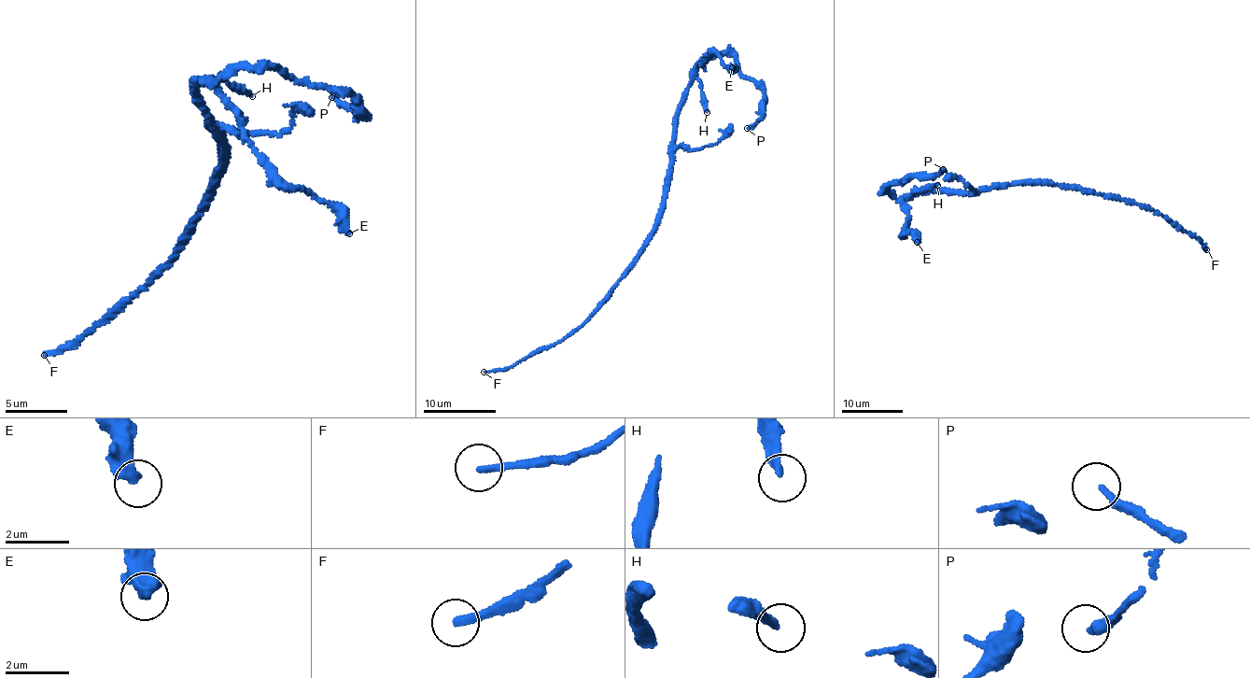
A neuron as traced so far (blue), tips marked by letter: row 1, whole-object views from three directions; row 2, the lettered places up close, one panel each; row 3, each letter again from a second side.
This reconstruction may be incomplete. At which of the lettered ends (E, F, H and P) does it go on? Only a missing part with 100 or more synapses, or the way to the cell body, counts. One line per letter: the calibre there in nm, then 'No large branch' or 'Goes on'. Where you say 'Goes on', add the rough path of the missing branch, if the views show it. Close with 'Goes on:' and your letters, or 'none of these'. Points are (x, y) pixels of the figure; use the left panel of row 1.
E: Thickness 500 nm. No large branch
F: Thickness 240 nm. Goes on
H: Thickness 280 nm. No large branch
P: Thickness 260 nm. No large branch
Goes on: F

